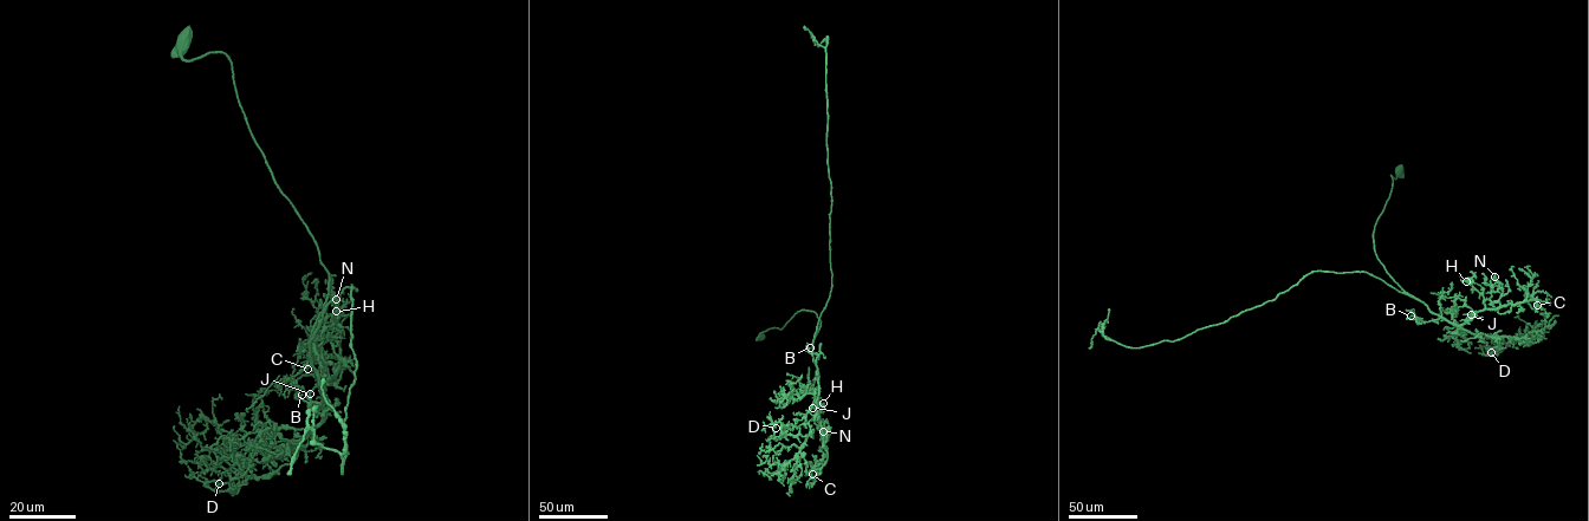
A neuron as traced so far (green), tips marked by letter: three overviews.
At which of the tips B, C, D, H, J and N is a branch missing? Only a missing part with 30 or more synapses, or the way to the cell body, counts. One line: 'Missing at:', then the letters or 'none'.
Missing at: none

